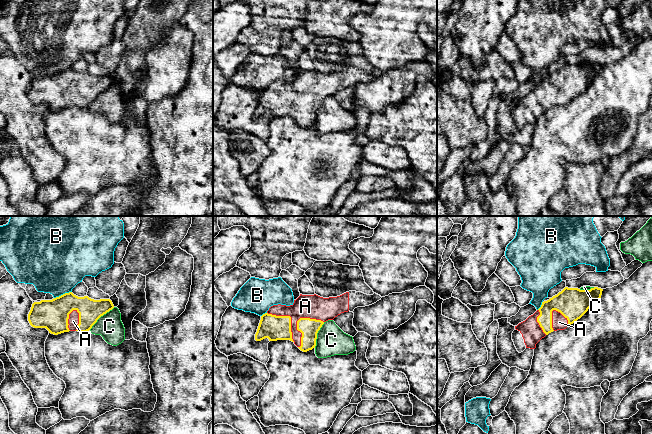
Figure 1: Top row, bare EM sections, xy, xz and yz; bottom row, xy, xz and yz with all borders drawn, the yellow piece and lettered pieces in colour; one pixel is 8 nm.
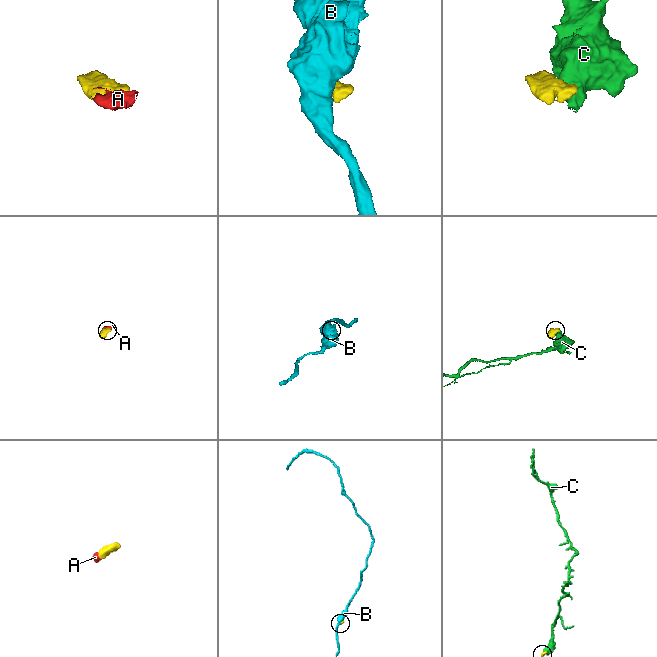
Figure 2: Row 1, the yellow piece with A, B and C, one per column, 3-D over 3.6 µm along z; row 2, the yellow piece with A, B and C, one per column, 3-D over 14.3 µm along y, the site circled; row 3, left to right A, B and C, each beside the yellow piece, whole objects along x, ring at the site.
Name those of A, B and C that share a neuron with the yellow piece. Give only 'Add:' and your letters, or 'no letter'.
Add: A

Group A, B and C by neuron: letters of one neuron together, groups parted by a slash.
A / B / C

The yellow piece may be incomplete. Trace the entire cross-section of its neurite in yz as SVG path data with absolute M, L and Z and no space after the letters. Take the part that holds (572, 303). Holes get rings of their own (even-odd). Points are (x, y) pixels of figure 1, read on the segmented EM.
M565 287L557 295L542 302L541 307L525 321L515 326L512 333L512 340L519 353L526 348L535 349L536 344L546 335L553 331L564 330L580 319L592 306L592 302L601 298L603 289L594 287L590 290Z

